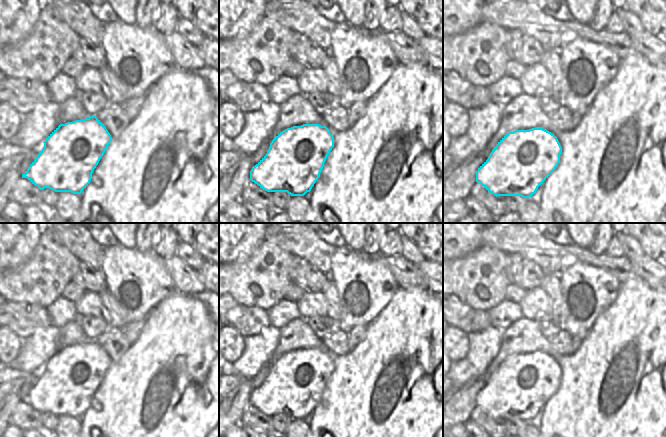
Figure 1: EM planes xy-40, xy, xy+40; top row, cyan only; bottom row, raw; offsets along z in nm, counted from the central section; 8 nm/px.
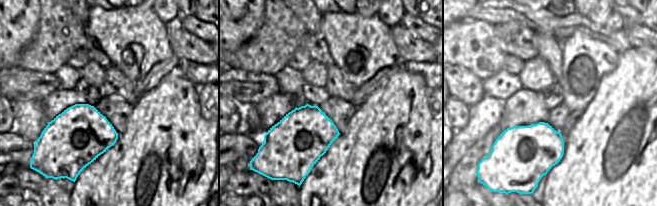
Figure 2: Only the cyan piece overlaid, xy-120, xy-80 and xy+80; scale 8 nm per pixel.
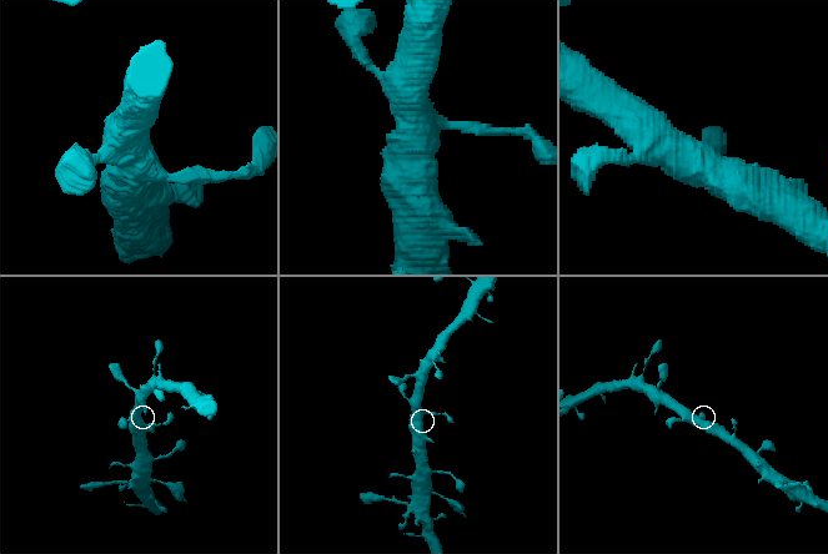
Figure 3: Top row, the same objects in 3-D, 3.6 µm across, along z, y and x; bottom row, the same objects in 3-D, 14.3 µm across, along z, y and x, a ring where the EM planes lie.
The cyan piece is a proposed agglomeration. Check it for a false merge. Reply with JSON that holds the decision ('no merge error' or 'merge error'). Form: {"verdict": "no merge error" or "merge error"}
{"verdict": "no merge error"}

